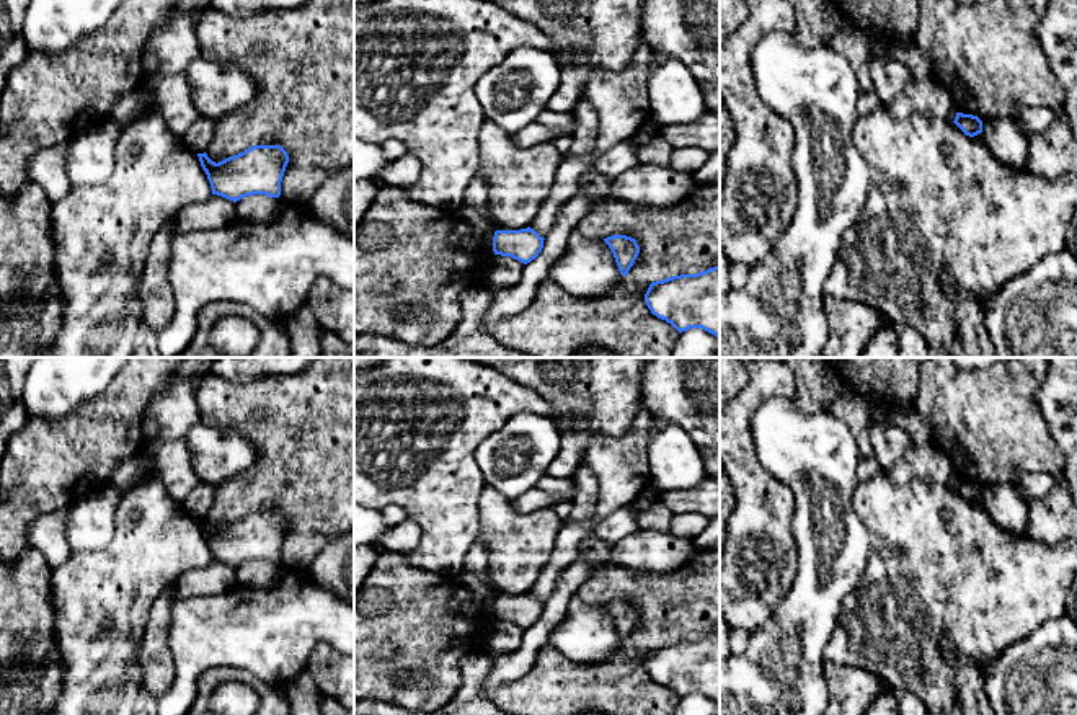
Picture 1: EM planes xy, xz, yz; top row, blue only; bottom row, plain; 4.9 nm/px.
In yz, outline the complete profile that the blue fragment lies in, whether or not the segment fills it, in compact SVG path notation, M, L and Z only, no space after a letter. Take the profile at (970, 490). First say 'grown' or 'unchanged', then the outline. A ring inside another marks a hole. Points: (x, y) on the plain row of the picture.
unchanged; M956 478L953 488L969 503L982 498L982 486L977 482Z

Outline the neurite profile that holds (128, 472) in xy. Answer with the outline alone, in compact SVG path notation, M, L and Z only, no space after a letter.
M139 454L122 459L108 483L114 488L126 491L140 482L150 472L150 454Z

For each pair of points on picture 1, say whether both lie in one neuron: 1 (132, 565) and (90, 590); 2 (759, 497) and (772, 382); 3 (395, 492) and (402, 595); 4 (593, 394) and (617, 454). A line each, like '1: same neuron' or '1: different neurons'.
1: same neuron
2: same neuron
3: different neurons
4: different neurons

